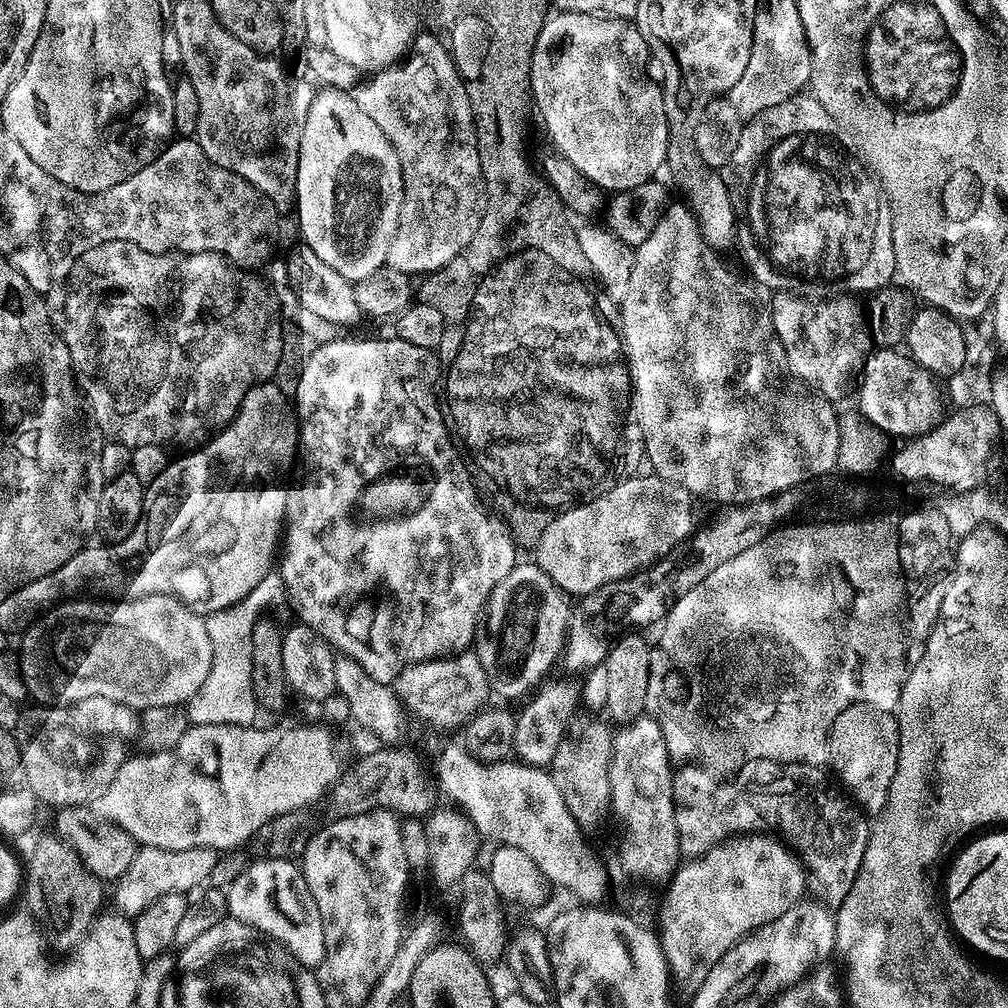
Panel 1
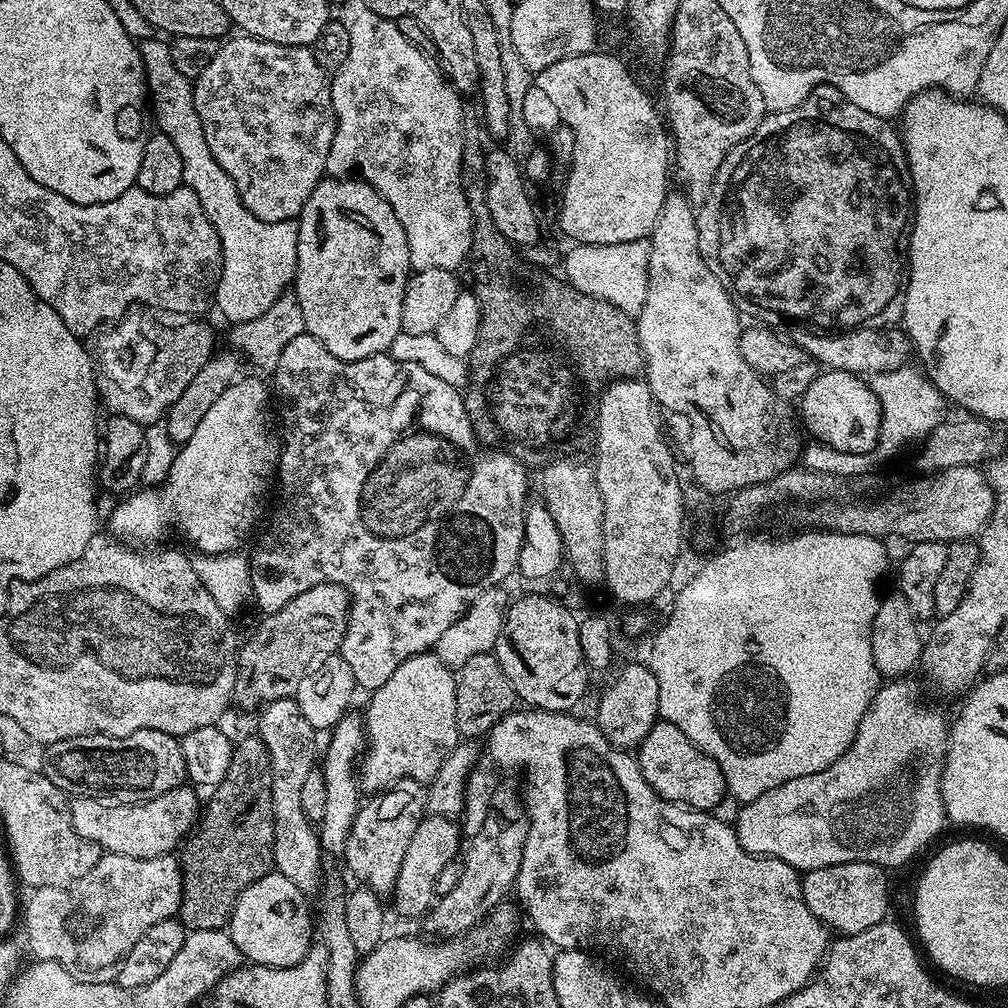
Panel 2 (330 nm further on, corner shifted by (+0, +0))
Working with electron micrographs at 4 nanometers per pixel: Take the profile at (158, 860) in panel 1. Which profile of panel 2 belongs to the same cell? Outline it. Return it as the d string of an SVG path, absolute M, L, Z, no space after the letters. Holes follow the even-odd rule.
M109 852L101 855L99 862L94 866L94 870L90 870L90 874L82 874L82 878L78 878L73 884L68 884L64 888L37 888L31 895L28 905L25 908L23 905L22 908L22 928L24 924L24 932L28 935L28 948L33 952L33 957L36 960L58 962L58 966L62 966L62 970L66 970L66 974L78 978L78 982L110 984L115 981L116 967L119 965L121 958L128 953L130 946L134 946L134 942L138 942L138 938L142 938L142 934L146 934L146 930L150 930L150 926L154 926L163 920L171 920L179 913L180 899L182 898L180 862L172 854L159 856L158 858L130 858L129 856Z

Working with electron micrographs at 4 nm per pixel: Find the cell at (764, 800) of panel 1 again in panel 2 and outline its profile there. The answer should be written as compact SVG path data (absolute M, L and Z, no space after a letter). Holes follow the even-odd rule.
M660 720L650 730L650 734L646 734L638 749L638 759L646 782L650 782L653 790L670 802L706 812L716 810L726 800L728 787L718 762L694 746L694 742L690 742L690 738L686 738L686 734L682 734L682 730L670 722Z

